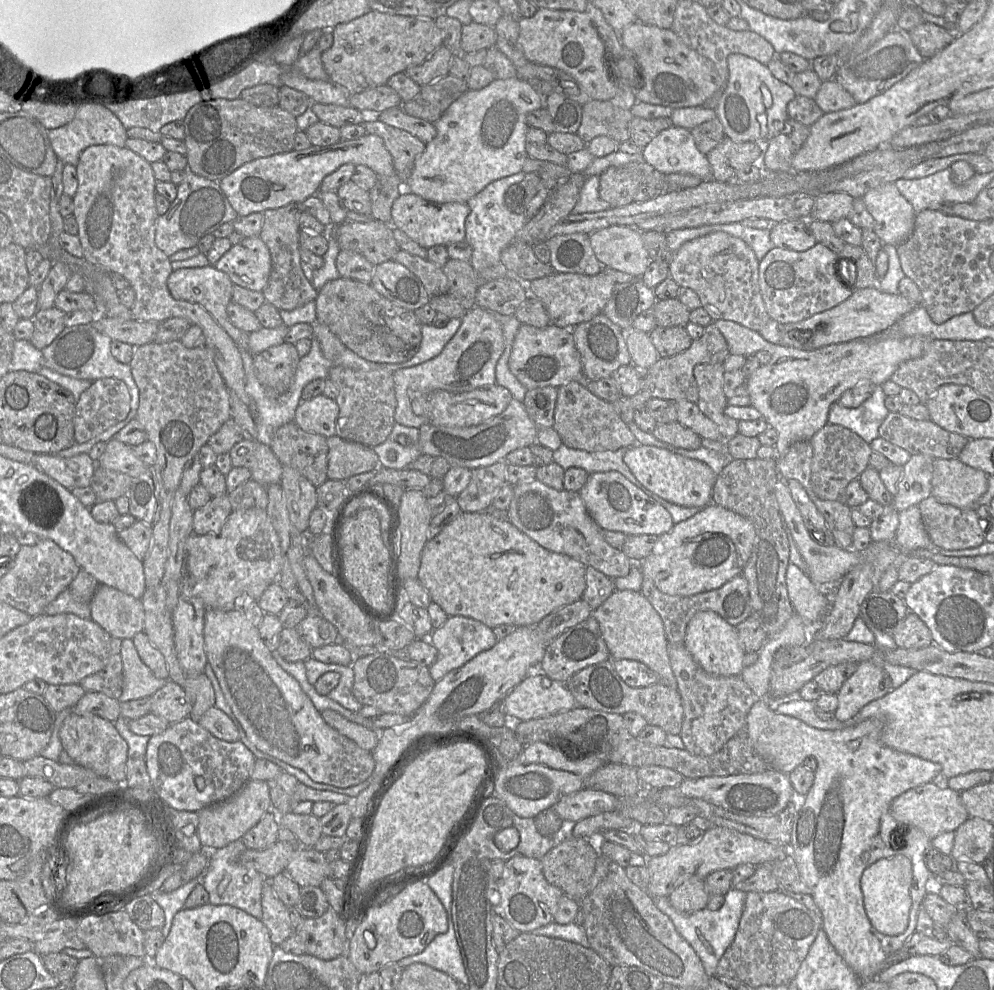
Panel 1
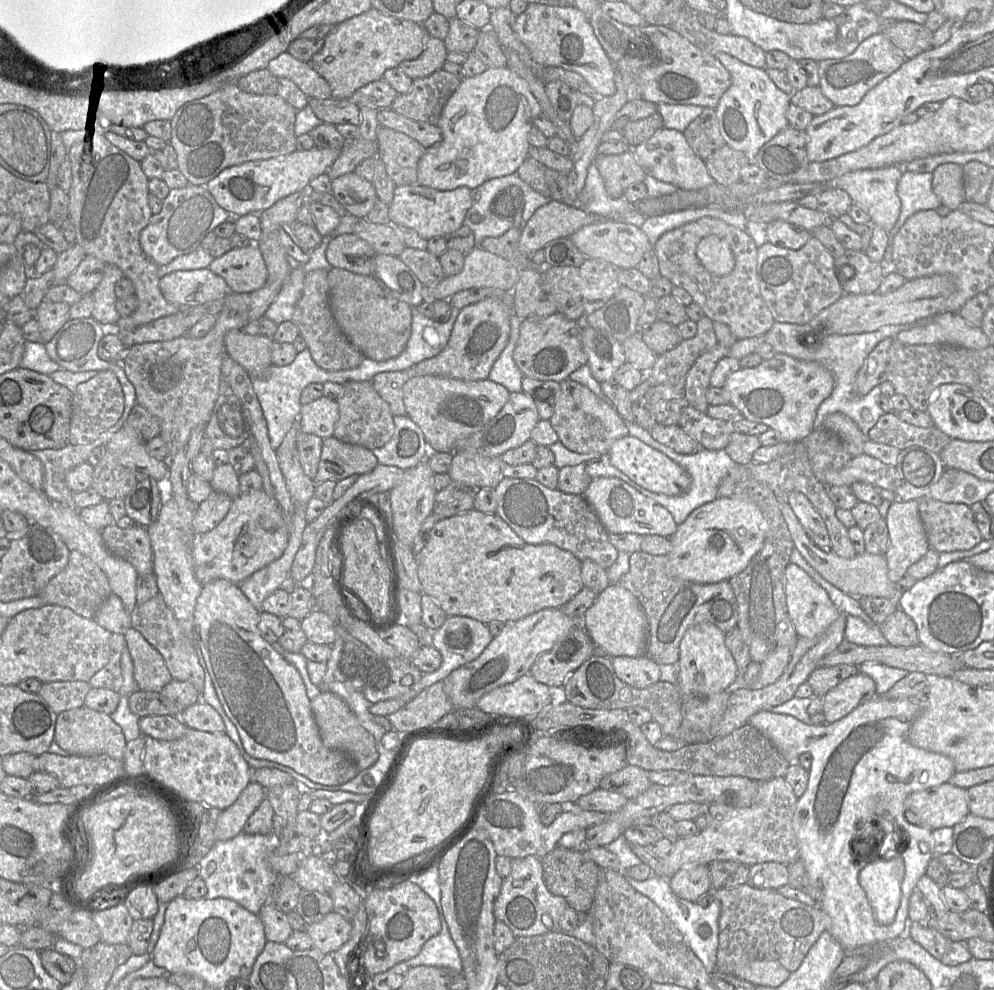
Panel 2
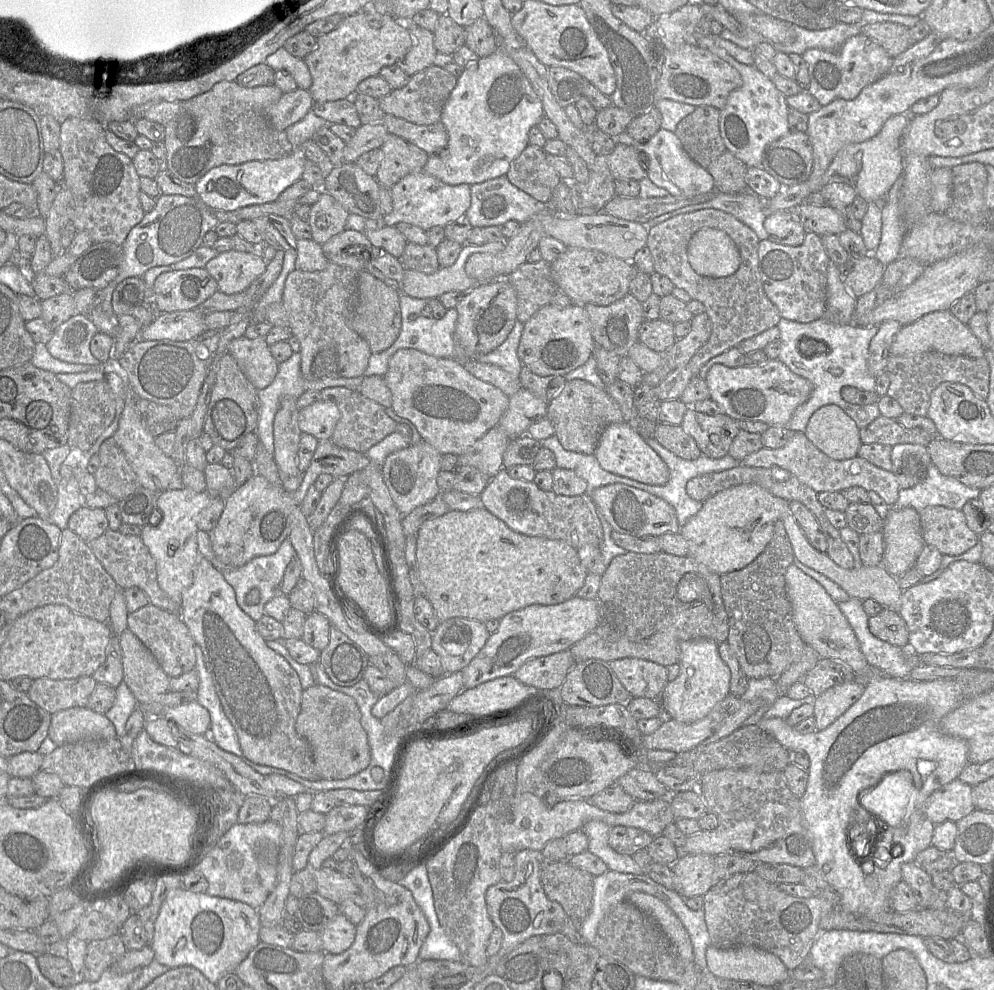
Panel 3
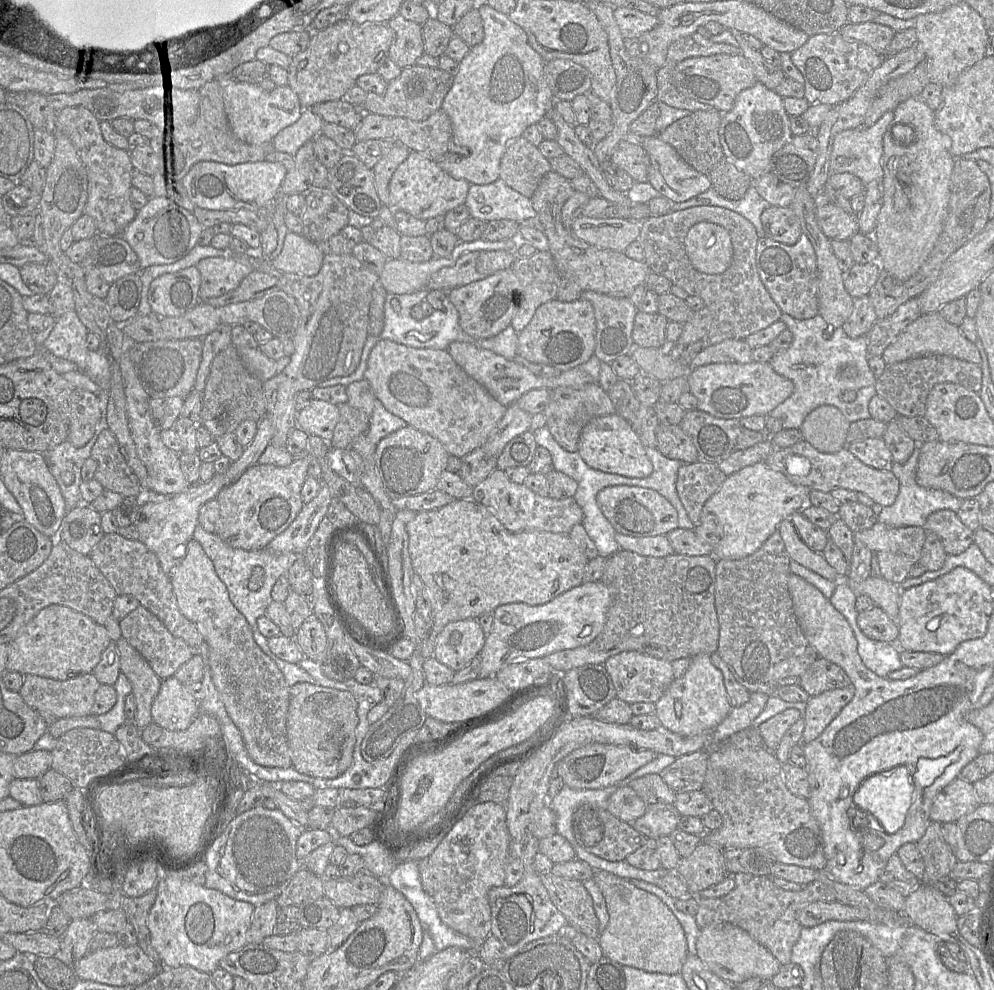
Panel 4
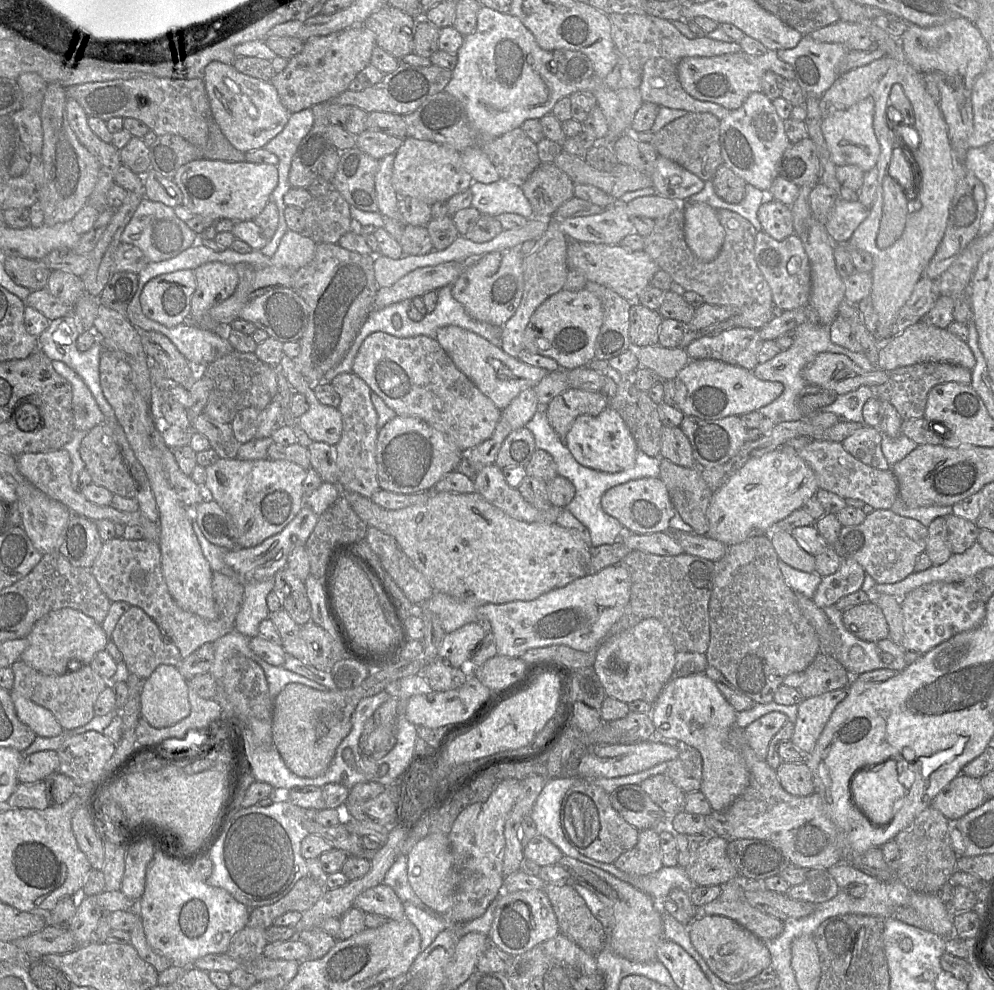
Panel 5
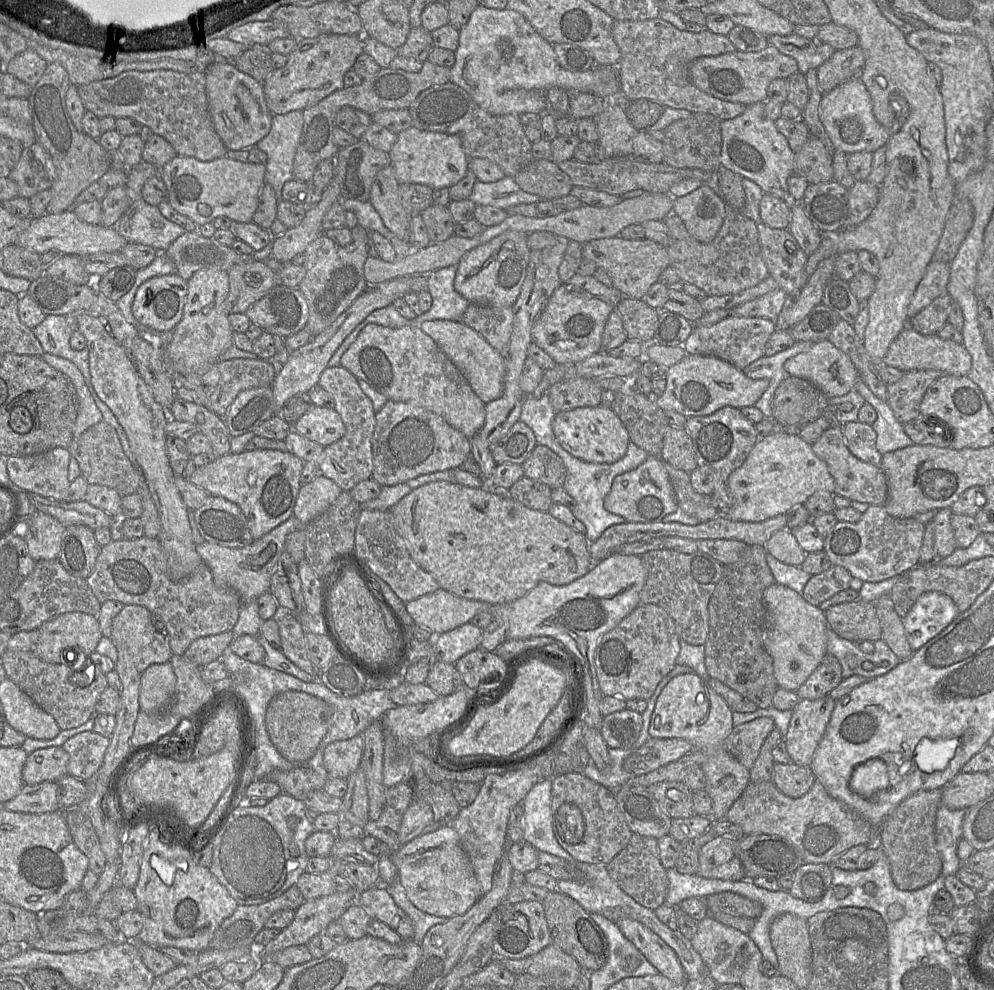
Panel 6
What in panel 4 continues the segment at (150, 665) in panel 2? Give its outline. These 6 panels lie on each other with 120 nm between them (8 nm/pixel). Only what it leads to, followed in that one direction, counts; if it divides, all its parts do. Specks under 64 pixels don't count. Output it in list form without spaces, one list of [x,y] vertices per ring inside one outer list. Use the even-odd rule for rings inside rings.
[[[126,639],[117,642],[120,672],[124,673],[132,685],[136,698],[134,724],[142,731],[152,721],[152,704],[160,690],[162,679],[151,668],[147,660]]]

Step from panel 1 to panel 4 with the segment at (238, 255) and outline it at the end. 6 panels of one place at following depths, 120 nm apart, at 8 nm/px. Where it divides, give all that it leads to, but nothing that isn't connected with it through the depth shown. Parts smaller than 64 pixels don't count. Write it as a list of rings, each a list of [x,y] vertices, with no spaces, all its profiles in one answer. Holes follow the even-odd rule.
[[[231,256],[204,258],[196,267],[201,275],[200,301],[231,292],[255,270],[249,261],[239,261]]]

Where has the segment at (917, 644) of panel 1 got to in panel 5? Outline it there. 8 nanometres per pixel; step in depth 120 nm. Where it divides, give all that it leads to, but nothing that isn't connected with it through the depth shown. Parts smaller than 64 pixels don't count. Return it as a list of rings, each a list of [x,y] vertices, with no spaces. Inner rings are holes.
[[[868,601],[842,612],[845,628],[857,638],[878,642],[889,636],[889,626],[882,610],[874,601]]]

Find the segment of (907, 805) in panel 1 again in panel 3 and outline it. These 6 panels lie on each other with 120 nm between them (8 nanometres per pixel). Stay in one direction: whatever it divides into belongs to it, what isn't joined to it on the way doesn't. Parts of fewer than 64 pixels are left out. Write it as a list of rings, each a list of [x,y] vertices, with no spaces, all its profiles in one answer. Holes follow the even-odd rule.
[[[955,779],[935,790],[924,803],[924,813],[935,825],[945,821],[953,821],[956,823],[970,814],[974,809],[976,808],[972,795],[972,786],[959,779]]]

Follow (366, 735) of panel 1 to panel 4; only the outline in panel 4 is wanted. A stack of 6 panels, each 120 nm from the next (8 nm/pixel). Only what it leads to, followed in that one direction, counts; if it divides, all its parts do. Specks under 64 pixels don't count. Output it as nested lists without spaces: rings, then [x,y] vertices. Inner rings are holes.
[[[299,682],[290,687],[287,740],[292,767],[317,778],[336,778],[353,762],[358,702],[348,691]]]

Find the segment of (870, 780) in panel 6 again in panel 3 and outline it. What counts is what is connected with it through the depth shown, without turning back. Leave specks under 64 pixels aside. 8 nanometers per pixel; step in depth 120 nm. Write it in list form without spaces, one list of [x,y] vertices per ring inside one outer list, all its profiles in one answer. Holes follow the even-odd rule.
[[[897,771],[885,776],[877,785],[859,796],[860,804],[874,814],[873,818],[890,827],[897,827],[907,813],[913,792],[911,774]]]

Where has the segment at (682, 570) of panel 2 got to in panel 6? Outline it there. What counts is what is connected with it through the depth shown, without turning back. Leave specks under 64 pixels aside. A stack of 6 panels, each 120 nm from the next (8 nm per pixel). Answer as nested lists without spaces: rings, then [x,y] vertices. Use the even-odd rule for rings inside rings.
[[[775,430],[772,433],[764,437],[760,437],[758,439],[756,444],[750,451],[748,457],[743,462],[743,464],[737,469],[735,469],[729,476],[728,488],[729,488],[729,493],[731,495],[731,507],[725,515],[720,515],[720,516],[725,516],[727,519],[730,519],[733,521],[760,522],[760,521],[770,519],[777,515],[785,515],[795,505],[804,504],[804,502],[817,491],[828,491],[830,493],[834,493],[835,481],[833,477],[831,476],[826,463],[822,461],[821,459],[819,459],[814,454],[810,444],[802,440],[798,434],[790,434],[785,432],[784,430]]]

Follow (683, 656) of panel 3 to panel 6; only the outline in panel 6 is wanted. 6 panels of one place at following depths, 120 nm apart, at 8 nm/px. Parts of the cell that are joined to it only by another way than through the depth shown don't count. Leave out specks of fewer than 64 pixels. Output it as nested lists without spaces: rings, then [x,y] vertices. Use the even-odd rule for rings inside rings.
[[[695,672],[677,675],[667,683],[650,718],[650,737],[685,739],[694,746],[694,750],[706,755],[700,767],[706,777],[704,790],[712,799],[712,820],[726,818],[728,810],[750,782],[749,769],[724,748],[724,741],[733,728],[732,711],[726,701]]]

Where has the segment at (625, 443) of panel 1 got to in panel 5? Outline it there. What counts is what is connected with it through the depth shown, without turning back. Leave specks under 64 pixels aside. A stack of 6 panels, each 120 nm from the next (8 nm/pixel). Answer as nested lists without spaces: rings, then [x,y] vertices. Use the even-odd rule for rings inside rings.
[[[568,388],[554,397],[545,413],[550,426],[564,442],[574,420],[580,415],[596,416],[609,404],[601,392]]]

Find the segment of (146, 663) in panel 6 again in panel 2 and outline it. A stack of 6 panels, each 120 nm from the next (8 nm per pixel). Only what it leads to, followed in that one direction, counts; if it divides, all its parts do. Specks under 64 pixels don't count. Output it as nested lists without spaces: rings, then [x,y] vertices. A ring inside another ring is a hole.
[[[158,593],[131,612],[131,627],[139,631],[164,658],[172,679],[192,683],[202,693],[204,688],[204,671],[196,654],[196,644],[188,637],[179,625],[173,611],[166,604],[163,596]]]

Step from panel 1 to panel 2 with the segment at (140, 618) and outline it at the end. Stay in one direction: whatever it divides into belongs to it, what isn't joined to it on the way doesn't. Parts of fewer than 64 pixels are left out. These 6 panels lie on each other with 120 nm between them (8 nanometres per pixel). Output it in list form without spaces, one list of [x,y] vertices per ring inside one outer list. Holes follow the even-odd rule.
[[[111,593],[93,617],[96,623],[112,634],[125,634],[131,628],[131,613],[126,610],[122,600]]]

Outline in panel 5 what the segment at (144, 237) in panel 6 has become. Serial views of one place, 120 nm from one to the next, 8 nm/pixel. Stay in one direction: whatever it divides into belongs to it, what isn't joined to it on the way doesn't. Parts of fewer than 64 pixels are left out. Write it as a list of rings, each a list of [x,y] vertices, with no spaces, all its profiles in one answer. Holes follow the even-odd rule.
[[[144,197],[125,227],[121,235],[121,242],[139,248],[149,262],[160,262],[176,257],[193,246],[198,241],[198,236],[199,234],[175,214],[174,208]]]

